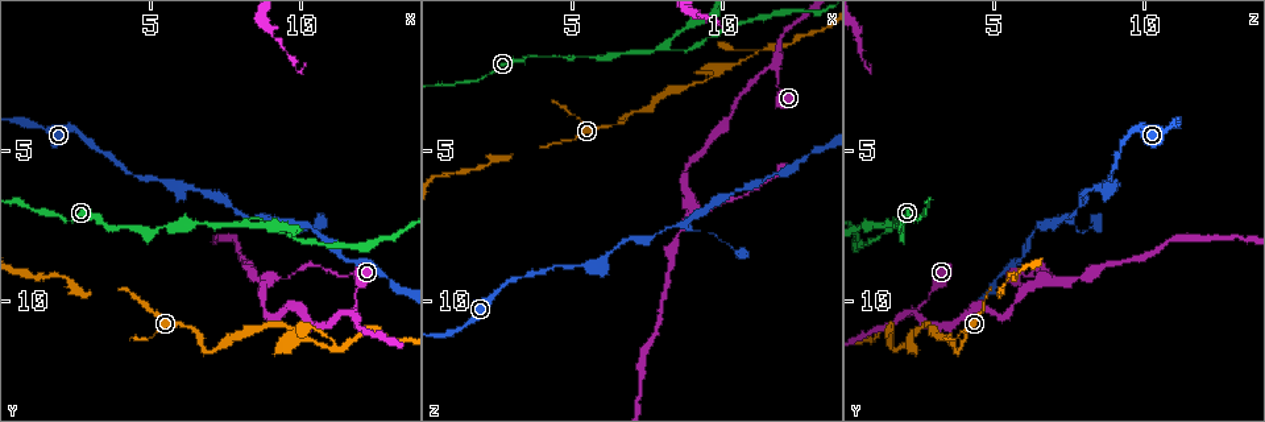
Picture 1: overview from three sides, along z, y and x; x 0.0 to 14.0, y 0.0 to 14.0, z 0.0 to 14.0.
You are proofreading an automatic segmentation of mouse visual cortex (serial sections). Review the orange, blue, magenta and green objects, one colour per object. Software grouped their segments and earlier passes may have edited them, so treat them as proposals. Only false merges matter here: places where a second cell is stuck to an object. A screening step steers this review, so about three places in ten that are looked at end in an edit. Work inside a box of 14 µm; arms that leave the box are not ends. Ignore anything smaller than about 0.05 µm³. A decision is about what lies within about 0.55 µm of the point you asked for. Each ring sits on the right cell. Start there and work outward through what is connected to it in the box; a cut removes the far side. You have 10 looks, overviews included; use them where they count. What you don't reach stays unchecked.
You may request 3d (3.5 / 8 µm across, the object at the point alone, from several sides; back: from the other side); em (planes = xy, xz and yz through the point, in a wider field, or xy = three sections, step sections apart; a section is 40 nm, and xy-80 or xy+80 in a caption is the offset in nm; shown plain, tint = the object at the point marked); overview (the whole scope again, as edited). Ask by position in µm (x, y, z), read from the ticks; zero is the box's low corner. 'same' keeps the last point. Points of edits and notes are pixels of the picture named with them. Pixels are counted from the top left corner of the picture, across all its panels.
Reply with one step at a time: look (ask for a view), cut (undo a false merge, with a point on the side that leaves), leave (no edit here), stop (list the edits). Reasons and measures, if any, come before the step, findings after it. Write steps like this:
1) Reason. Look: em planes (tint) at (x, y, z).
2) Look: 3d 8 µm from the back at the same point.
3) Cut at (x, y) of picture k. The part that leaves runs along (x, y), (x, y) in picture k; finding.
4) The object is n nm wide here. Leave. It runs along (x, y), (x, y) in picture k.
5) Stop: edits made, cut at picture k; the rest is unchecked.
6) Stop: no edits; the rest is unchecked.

Thin neck. Look: 3d 8 µm at (5.5, 7.5, 1.9).

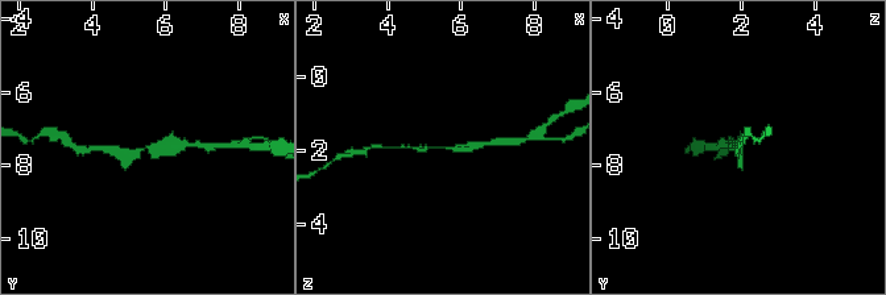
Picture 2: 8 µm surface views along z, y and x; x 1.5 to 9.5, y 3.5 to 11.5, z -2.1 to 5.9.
The arms are 150, 250 nm wide. Look: em xy step 2 (tint) at (5.5, 7.5, 1.9).

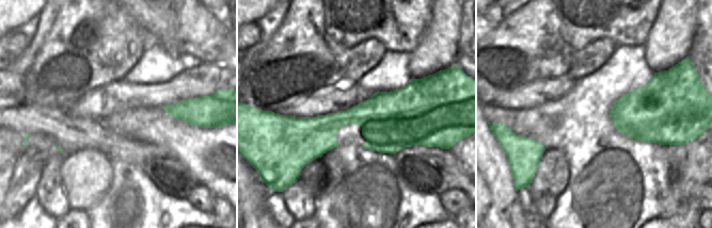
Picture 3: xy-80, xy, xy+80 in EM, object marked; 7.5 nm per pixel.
Leave. It runs along (106, 149), (139, 152), (185, 145) in picture 2; one cell here.

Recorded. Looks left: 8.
A fork. Look: 3d 8 µm at (7.8, 7.4, 1.7).

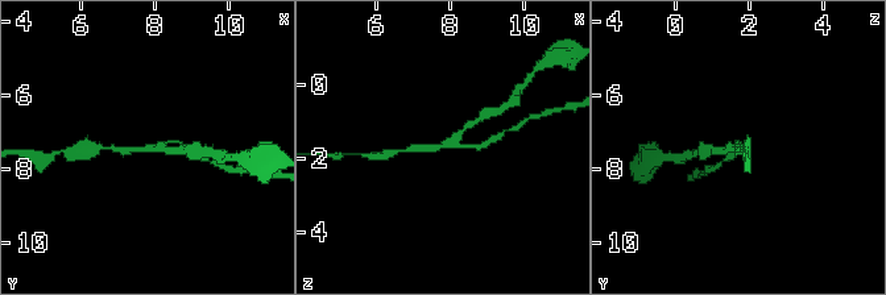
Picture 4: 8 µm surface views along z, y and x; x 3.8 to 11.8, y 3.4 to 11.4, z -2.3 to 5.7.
Look: 3d 3.5 µm at (8.0, 7.4, 1.7).

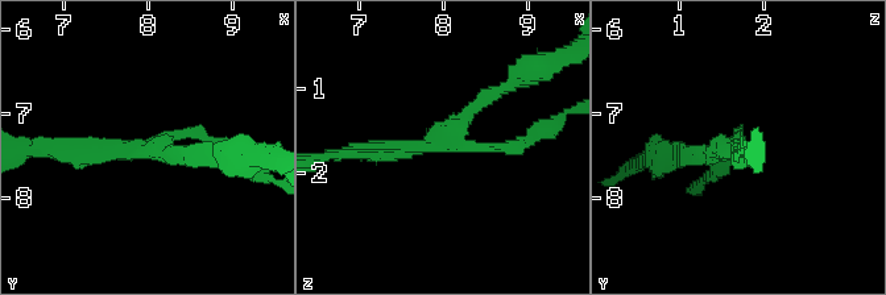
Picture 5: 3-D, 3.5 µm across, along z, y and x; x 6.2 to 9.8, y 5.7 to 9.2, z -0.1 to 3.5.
Cut at (481, 98) of picture 5. Two cells meet here.

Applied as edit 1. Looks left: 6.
Abrupt turn. Look: 3d 3.5 µm at (9.1, 10.5, 5.3).

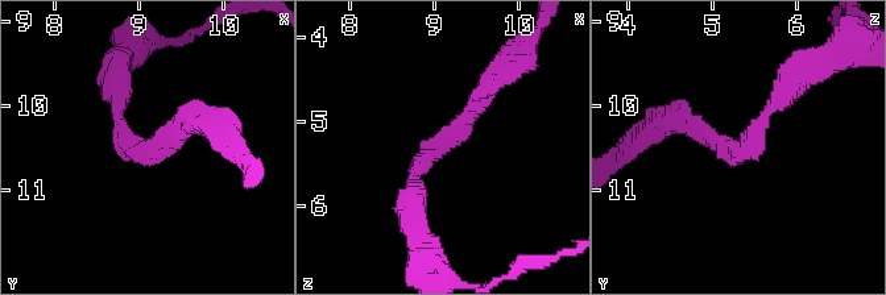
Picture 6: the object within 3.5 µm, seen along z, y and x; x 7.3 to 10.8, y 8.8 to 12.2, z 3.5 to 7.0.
The arms are 200, 250 nm wide; now the EM. Look: em xy step 5 (plain) at (9.00, 10.55, 5.30).

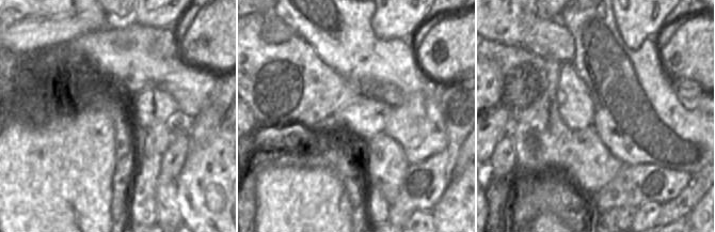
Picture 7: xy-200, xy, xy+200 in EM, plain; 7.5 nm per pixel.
With the object marked. Look: em xy step 5 (tint) at the same point.

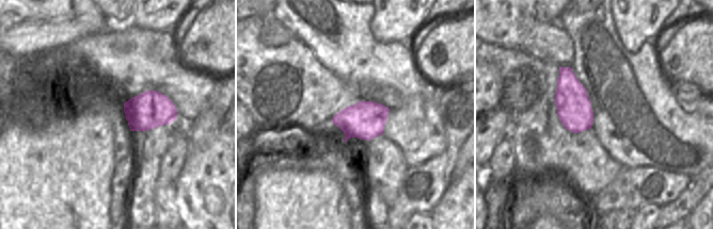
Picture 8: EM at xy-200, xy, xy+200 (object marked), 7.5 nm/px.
Leave. It runs along (487, 90), (414, 170), (414, 204) in picture 6; all the same cell.

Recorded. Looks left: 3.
A fork. Look: 3d 8 µm at (9.0, 9.2, 6.8).

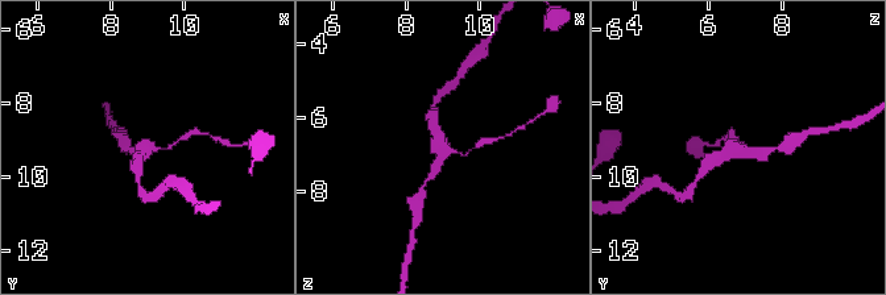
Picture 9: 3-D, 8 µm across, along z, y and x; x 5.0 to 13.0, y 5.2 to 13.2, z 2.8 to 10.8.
Zoom in. Look: 3d 3.5 µm at (8.9, 9.2, 6.9).

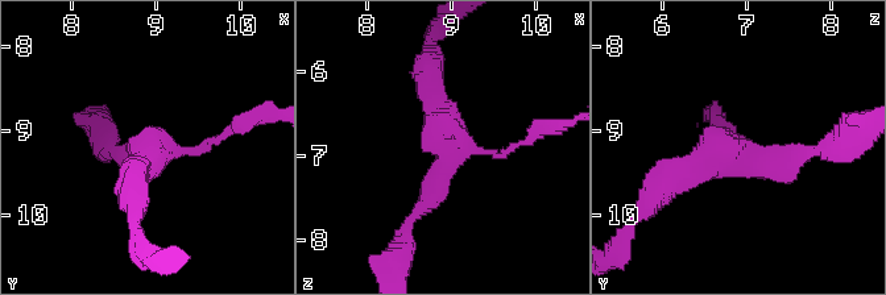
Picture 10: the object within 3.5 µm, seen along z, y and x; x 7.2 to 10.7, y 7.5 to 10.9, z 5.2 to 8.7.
The arms are 100, 300, 350 nm wide. Cut at (228, 131) of picture 10. The part that leaves runs along (193, 150), (257, 113), (273, 113) in picture 10; two cells meet here.

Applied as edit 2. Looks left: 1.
Sudden change in width. Look: 3d 3.5 µm at (11.2, 11.7, 1.8).

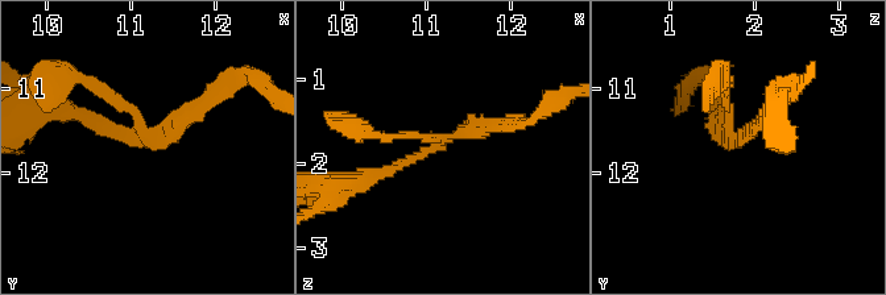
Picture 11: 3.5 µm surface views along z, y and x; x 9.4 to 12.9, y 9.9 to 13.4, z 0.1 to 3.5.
3 arms meet here. Cut at (112, 96) of picture 11. A second cell is stuck on.

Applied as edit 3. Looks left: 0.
Stop: edits made, cut at picture 5, cut at picture 10, cut at picture 11; the rest is unchecked.

